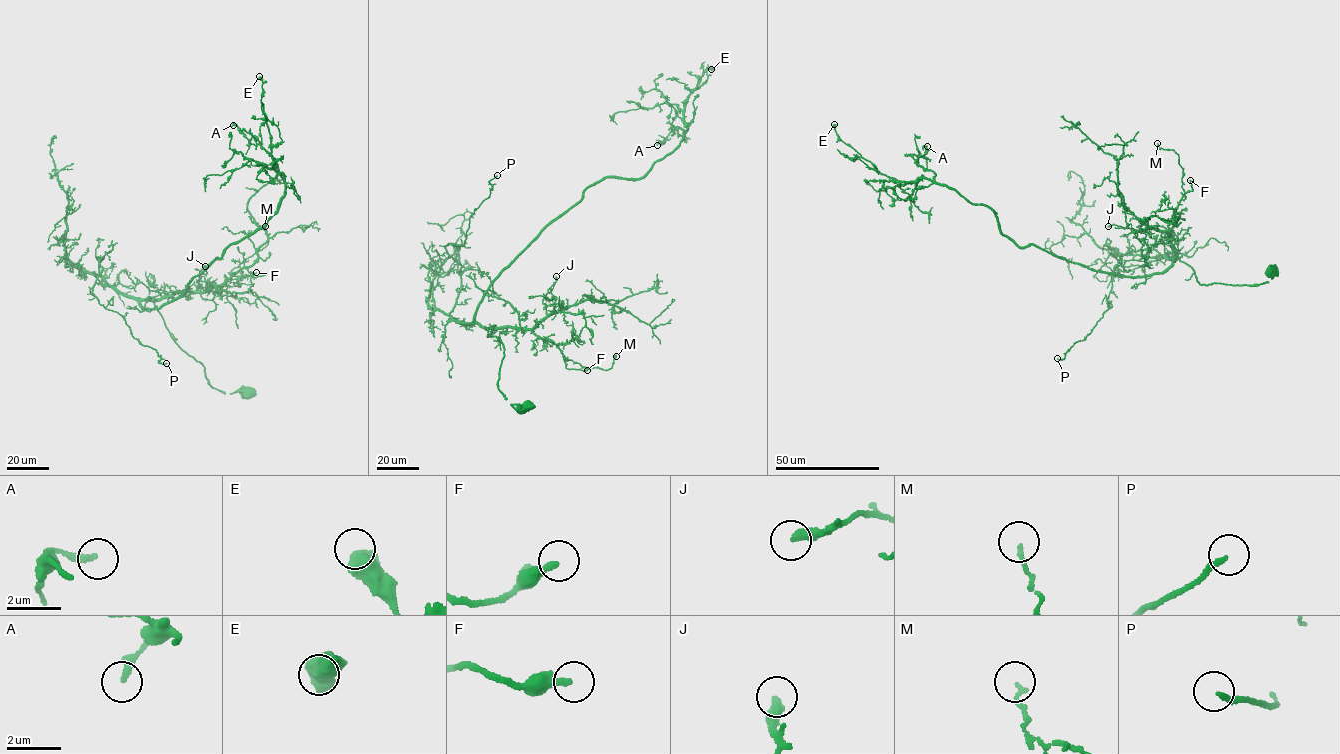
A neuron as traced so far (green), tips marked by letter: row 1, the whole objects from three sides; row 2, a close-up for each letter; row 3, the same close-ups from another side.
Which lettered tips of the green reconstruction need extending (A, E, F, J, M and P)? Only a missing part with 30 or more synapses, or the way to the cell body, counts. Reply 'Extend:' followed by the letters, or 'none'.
Extend: none

